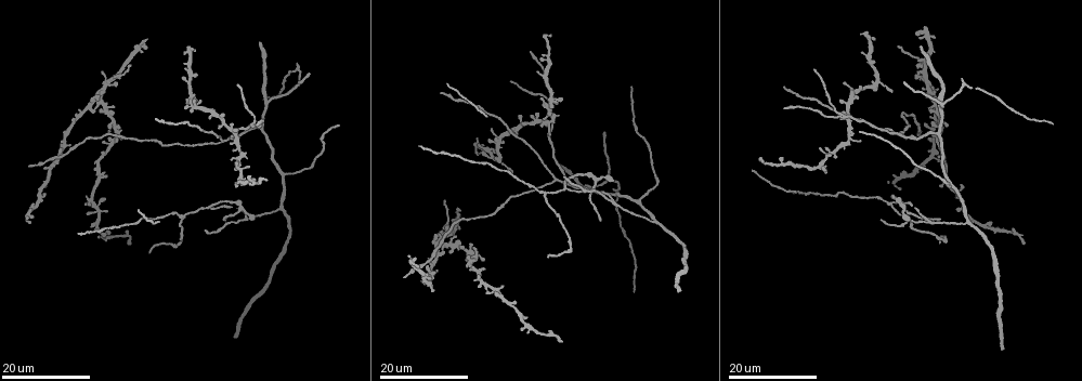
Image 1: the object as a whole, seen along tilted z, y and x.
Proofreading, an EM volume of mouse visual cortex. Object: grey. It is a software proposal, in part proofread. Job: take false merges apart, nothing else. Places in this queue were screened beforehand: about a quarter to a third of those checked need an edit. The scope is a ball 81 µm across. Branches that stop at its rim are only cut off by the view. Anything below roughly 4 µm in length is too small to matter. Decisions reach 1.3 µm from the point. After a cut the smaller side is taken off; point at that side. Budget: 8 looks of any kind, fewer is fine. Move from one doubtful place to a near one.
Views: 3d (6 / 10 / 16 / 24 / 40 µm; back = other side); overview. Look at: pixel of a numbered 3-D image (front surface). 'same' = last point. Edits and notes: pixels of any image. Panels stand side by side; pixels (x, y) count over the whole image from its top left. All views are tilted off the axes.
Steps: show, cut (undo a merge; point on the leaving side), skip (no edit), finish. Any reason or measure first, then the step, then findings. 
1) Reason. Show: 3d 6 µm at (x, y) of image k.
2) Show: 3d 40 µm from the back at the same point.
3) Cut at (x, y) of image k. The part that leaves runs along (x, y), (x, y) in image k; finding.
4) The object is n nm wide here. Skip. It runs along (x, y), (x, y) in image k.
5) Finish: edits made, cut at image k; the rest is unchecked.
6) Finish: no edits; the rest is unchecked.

Three-way junction. Show: 3d 16 µm at (545, 195) of image 1.

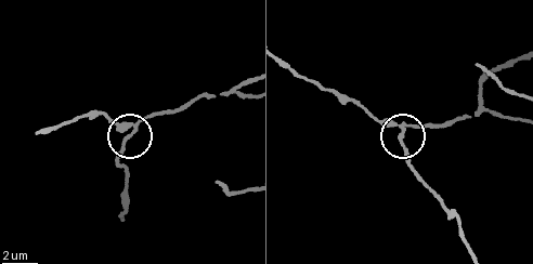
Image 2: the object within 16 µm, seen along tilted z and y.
Show: 3d 6 µm at (403, 133) of image 2.

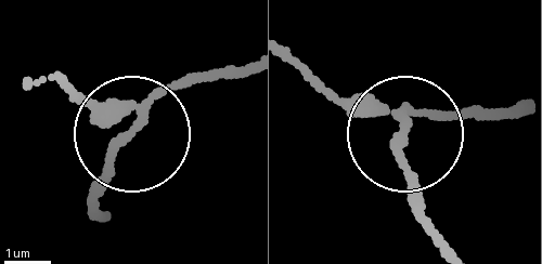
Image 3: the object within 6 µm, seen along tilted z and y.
The object is 210 nm wide here. Cut at (105, 159) of image 3. The part that leaves runs along (140, 114), (99, 190), (103, 214) in image 3; two neurons meet here.

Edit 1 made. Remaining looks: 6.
A fork. Show: 3d 24 µm at (568, 190) of image 1.

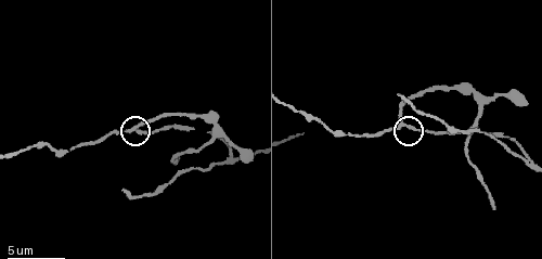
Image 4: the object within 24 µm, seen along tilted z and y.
Show: 3d 6 µm at (405, 124) of image 4.

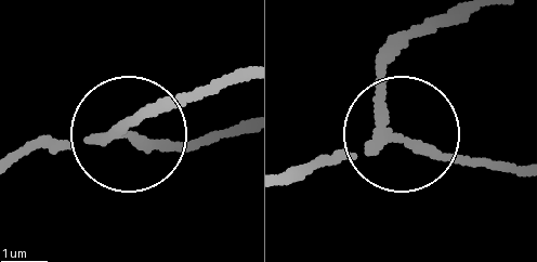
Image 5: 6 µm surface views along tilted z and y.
Cut at (145, 110) of image 5. The part that leaves runs along (385, 116), (384, 83), (402, 42), (470, 16) in image 5; two neurons meet here.

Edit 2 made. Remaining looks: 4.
Three arms meet. Show: 3d 10 µm at (229, 157) of image 4.

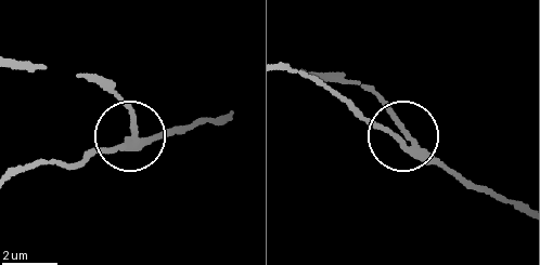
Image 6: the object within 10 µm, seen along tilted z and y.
Show: 3d 6 µm at (408, 140) of image 6.

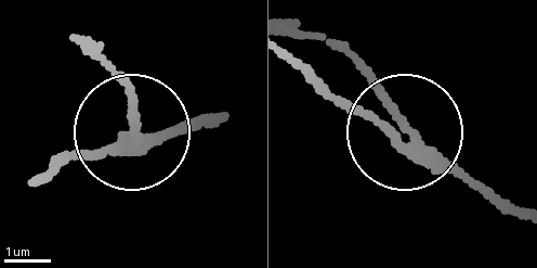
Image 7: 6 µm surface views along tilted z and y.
Skip. It runs along (202, 124), (66, 156) in image 7; all the same neuron.

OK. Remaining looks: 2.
Arms part here. Show: 3d 24 µm at (923, 59) of image 1.

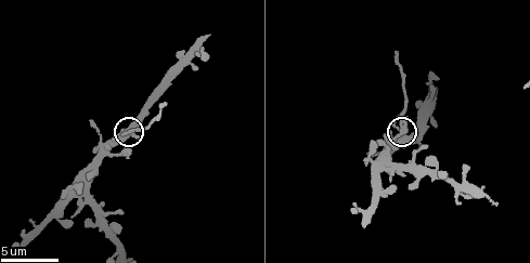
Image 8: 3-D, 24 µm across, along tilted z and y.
Show: 3d 10 µm at the same point.

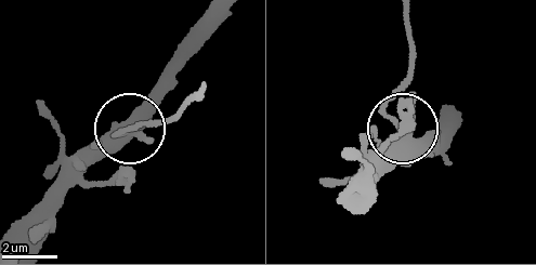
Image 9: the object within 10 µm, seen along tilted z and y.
The object is 400 nm wide here. Cut at (153, 123) of image 9. The part that leaves runs along (119, 133), (173, 120), (198, 92) in image 9; two neurons meet here.

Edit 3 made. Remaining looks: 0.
Finish: edits made, cut at image 3, cut at image 5, cut at image 9; the rest is unchecked.

